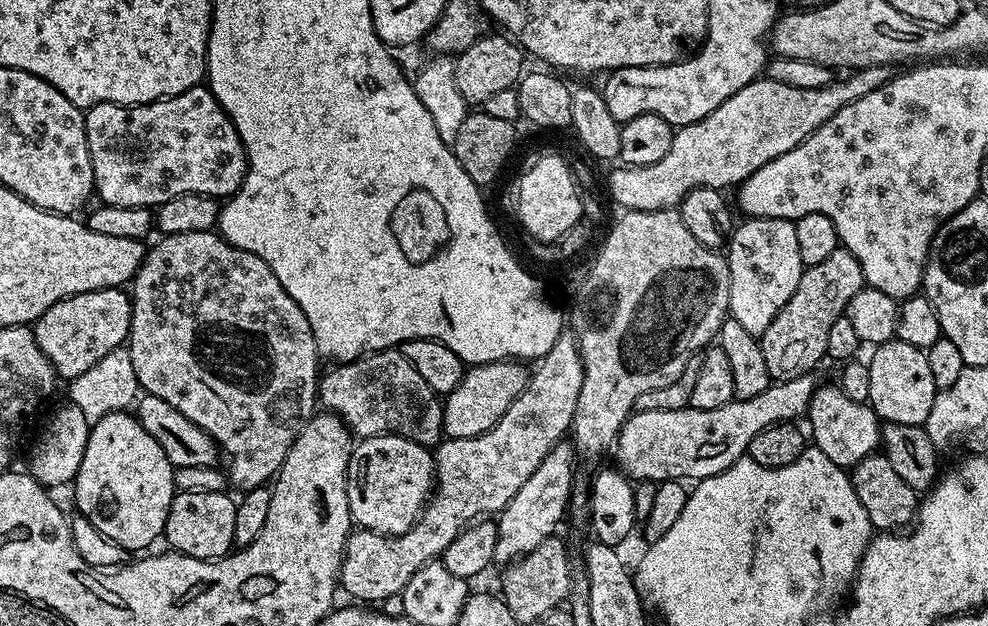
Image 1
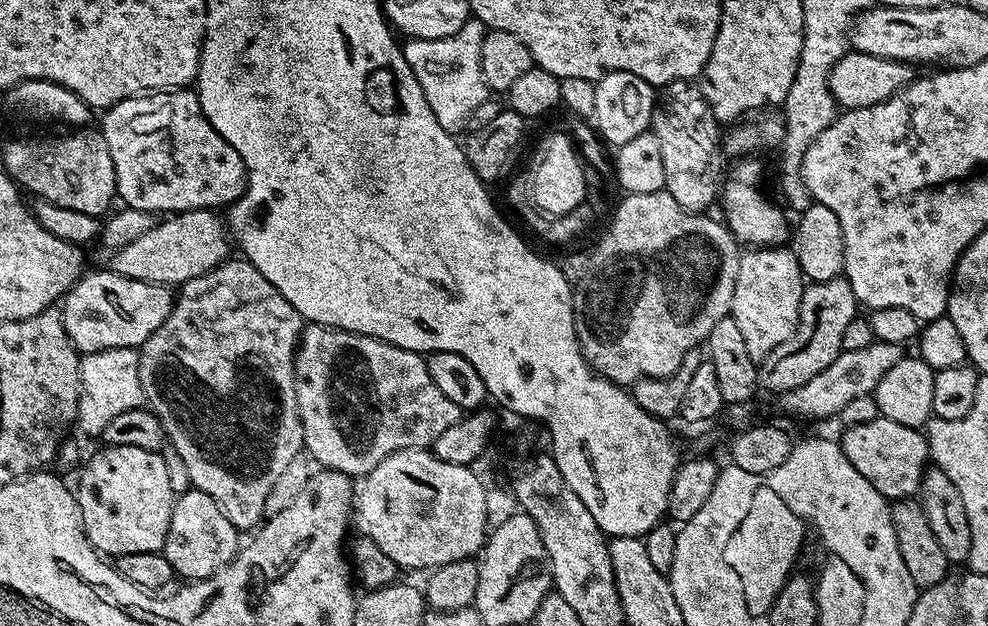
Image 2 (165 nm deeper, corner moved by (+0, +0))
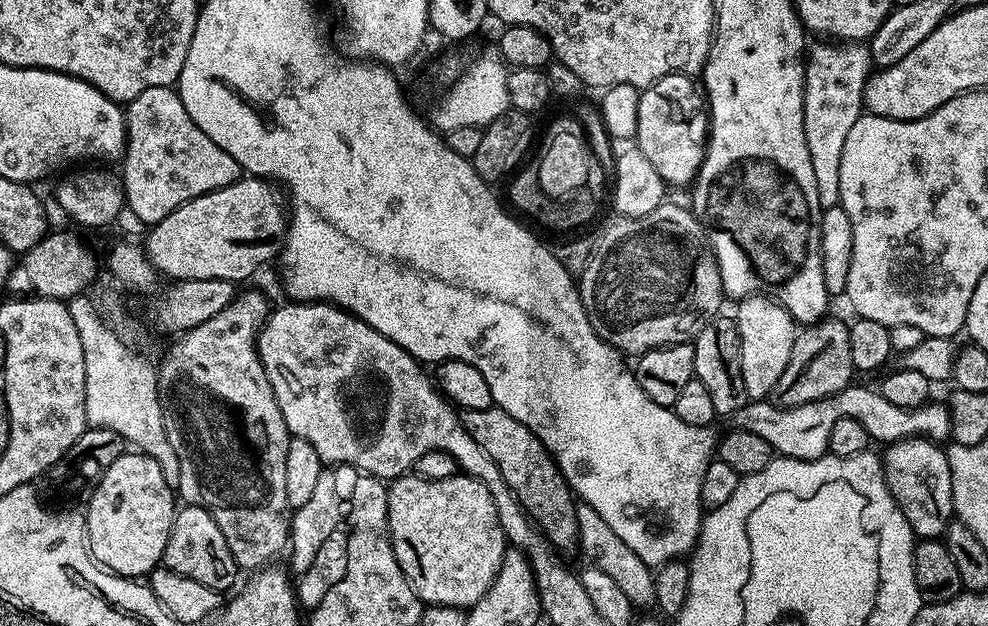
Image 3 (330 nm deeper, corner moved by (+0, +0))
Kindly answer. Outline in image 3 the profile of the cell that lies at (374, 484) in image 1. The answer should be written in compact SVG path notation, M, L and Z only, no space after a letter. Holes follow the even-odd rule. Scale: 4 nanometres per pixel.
M405 474L397 476L395 480L387 485L388 489L388 534L392 537L392 549L398 558L398 566L402 566L402 574L406 574L406 578L410 582L410 586L416 592L416 596L425 605L441 604L442 606L454 606L455 608L469 609L478 602L478 598L482 598L482 594L486 594L486 590L490 590L490 586L494 582L494 578L500 569L500 563L506 551L506 537L502 526L498 522L498 510L494 510L494 502L488 487L482 482L478 482L472 476L457 474L450 478L442 478L441 480L427 480L415 474Z

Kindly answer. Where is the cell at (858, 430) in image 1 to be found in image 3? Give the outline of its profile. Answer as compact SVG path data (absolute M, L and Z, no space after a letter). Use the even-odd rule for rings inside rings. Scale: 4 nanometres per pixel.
M923 438L897 440L896 443L887 445L883 451L884 480L888 483L890 494L898 502L906 522L910 522L913 537L920 540L935 540L943 537L949 520L954 516L952 511L952 475L950 474L947 451L939 443Z

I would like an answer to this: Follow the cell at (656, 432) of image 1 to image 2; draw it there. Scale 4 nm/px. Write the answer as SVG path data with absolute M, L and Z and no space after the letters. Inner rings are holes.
M877 339L863 350L844 350L838 354L838 358L834 358L834 362L830 362L830 366L826 366L826 370L821 370L814 378L810 378L806 386L779 393L780 408L788 416L801 416L804 420L839 417L842 409L854 398L875 393L878 382L882 382L882 377L887 371L899 360L903 360L905 355L905 345Z

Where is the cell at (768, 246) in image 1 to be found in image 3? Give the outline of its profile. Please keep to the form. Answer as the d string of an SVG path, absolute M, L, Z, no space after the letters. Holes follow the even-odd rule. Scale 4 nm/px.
M761 294L748 296L735 305L734 319L740 335L740 361L742 382L746 386L749 401L771 397L786 362L790 362L790 350L794 350L798 325L781 304Z

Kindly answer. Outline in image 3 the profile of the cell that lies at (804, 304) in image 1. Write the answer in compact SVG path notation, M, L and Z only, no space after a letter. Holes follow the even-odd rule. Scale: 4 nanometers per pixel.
M831 318L818 320L797 331L794 350L790 350L790 362L786 362L786 370L782 370L782 378L778 378L770 400L779 408L818 402L849 387L853 383L852 376L854 369L850 358L848 324Z

